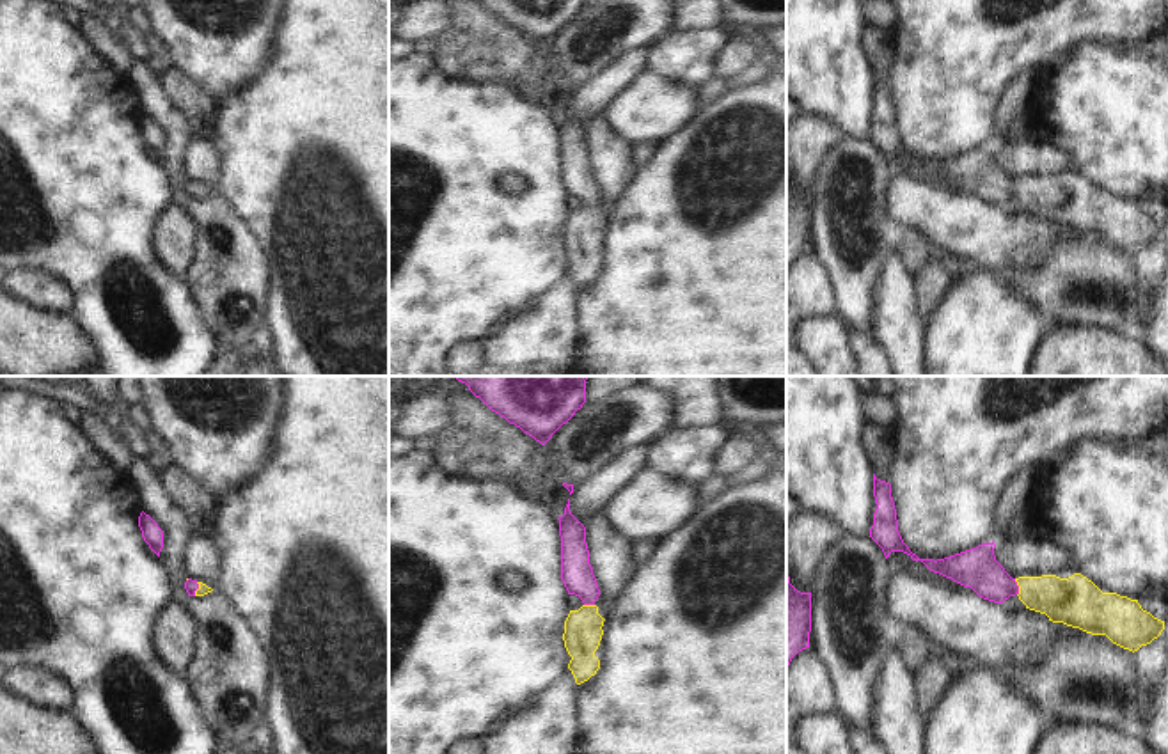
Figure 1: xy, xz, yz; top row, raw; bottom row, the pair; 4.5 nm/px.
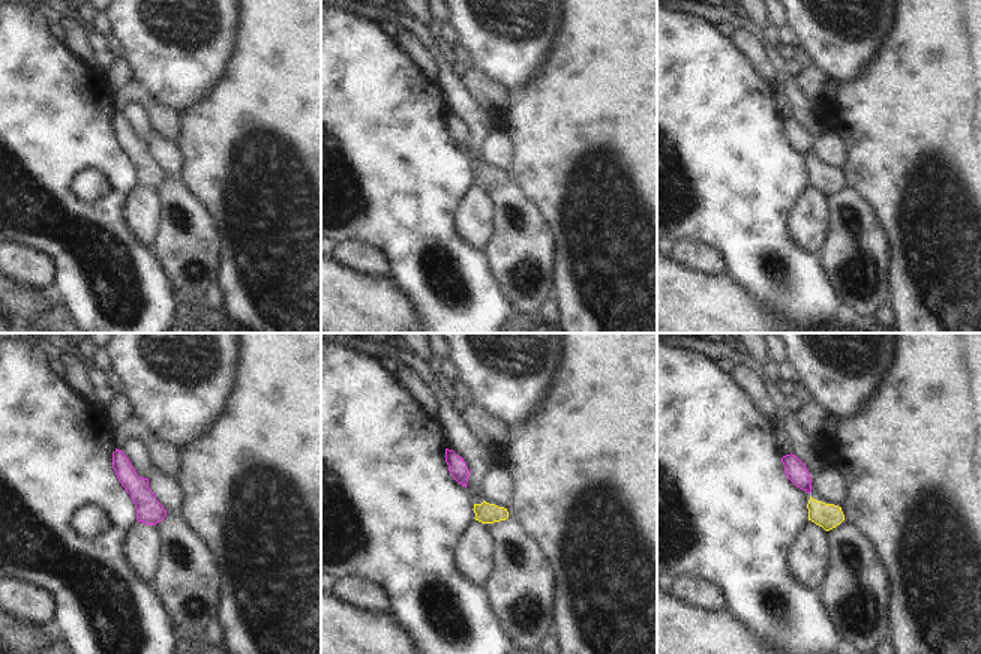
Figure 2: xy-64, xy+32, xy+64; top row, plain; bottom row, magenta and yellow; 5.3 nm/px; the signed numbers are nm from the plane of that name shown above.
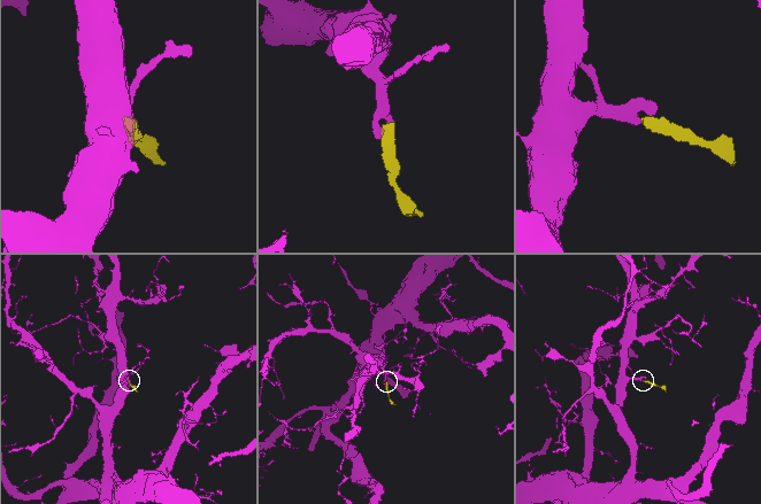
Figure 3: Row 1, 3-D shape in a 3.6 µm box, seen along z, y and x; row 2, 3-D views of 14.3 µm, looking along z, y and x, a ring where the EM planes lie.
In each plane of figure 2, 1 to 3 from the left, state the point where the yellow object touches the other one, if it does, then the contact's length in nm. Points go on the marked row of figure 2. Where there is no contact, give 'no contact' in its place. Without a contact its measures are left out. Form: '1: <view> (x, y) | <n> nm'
1: no contact
2: no contact
3: no contact

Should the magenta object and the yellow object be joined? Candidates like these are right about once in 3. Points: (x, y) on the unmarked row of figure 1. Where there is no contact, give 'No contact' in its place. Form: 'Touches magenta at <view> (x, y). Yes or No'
Touches magenta at yz (1018, 190). Yes.

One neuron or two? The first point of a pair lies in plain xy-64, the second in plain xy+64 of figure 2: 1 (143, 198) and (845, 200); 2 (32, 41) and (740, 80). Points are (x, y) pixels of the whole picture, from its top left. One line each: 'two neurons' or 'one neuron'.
1: two neurons
2: one neuron

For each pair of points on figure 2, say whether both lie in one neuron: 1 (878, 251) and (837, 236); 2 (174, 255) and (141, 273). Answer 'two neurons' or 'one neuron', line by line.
1: one neuron
2: two neurons

